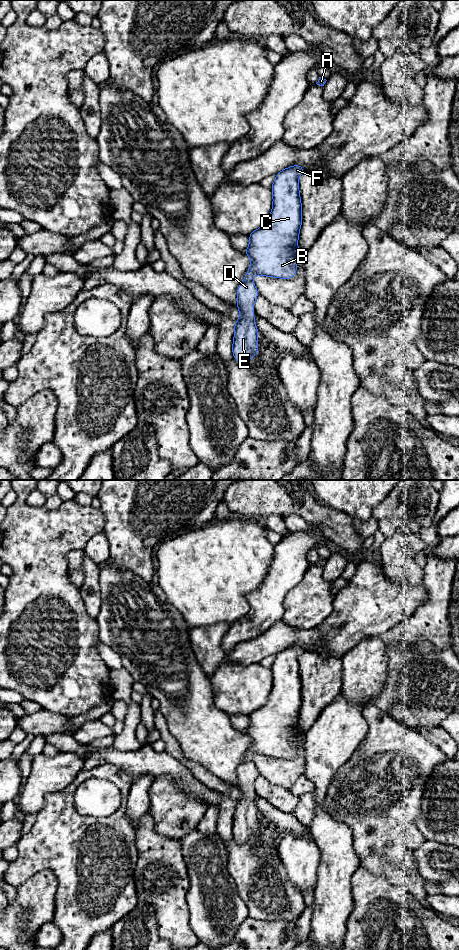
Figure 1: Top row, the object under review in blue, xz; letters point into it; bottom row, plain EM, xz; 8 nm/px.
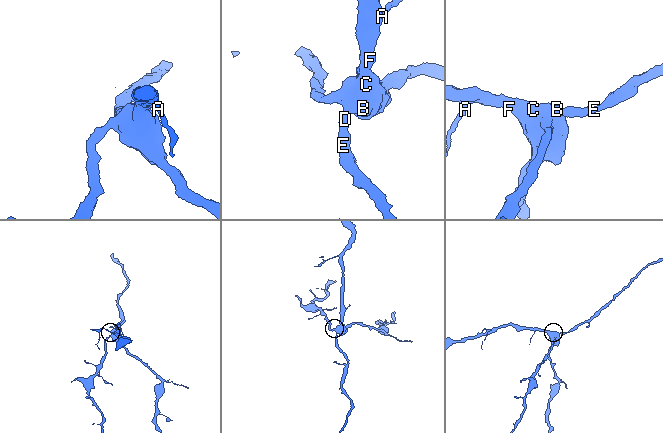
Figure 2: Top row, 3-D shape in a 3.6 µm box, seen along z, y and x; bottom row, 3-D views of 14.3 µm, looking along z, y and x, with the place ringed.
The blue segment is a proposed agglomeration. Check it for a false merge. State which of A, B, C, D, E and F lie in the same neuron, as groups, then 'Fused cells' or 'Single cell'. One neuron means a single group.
Groups: A B C D E F. Single cell

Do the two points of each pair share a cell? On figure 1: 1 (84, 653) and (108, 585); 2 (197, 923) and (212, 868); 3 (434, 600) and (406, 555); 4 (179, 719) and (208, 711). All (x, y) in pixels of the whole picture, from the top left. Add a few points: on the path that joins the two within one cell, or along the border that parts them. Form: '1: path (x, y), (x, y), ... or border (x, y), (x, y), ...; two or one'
1: border (95, 618), (98, 624), (98, 637), (100, 639); two
2: path (210, 909), (211, 882); one
3: border (423, 568), (423, 578), (420, 582); two
4: path (186, 719), (201, 718); one

